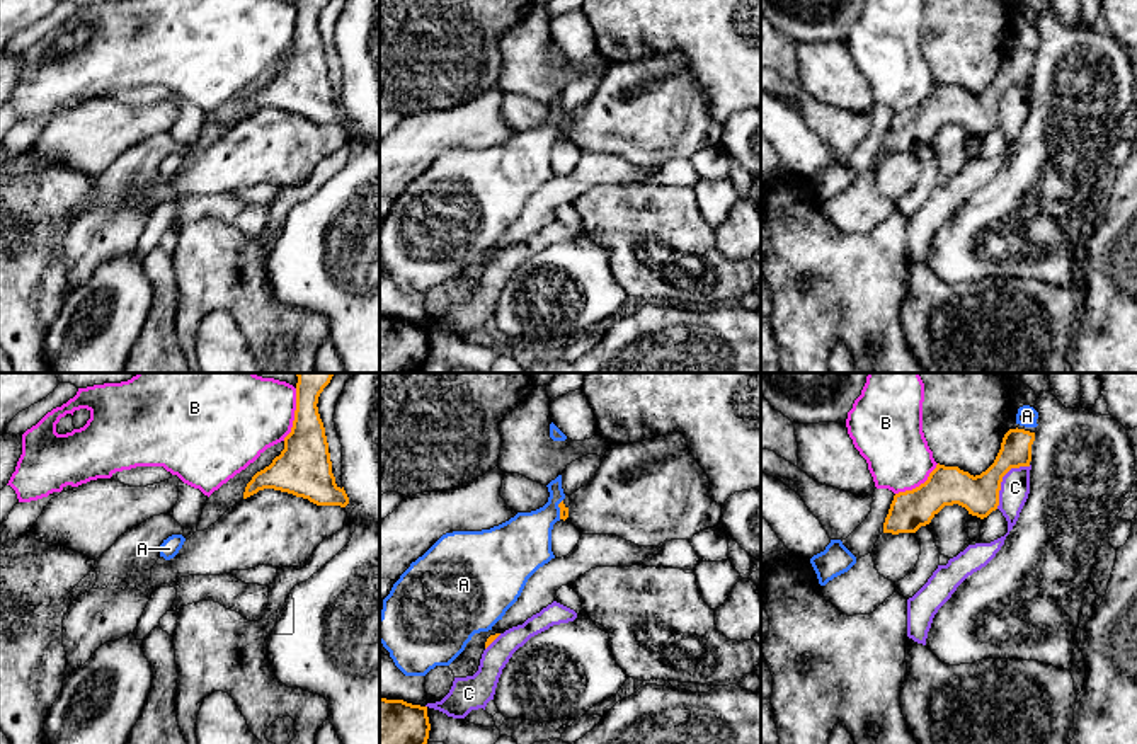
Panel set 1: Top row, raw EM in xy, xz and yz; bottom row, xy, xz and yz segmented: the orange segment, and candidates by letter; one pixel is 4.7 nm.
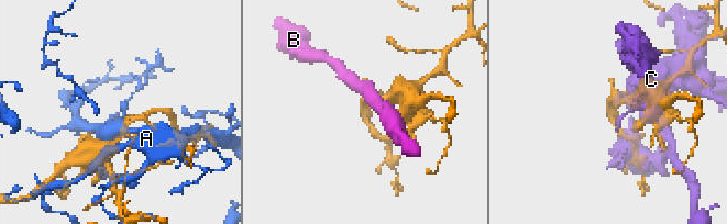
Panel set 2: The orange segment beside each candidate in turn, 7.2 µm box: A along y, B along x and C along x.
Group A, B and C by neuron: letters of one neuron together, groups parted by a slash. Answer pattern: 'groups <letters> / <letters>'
groups A / B / C

